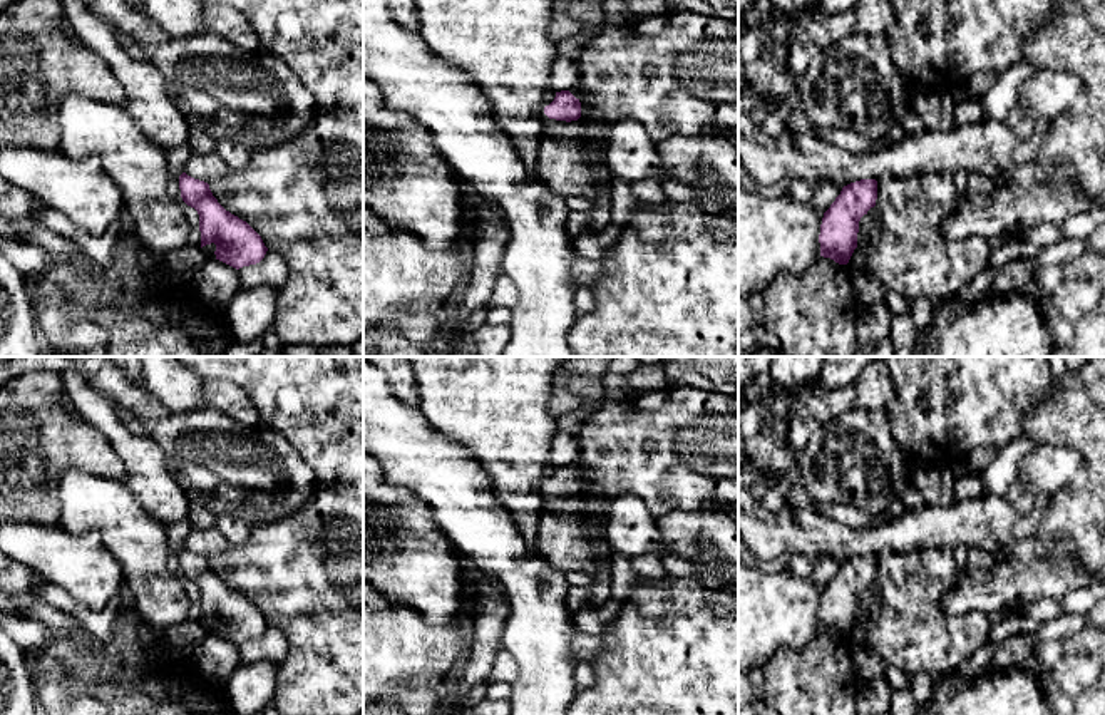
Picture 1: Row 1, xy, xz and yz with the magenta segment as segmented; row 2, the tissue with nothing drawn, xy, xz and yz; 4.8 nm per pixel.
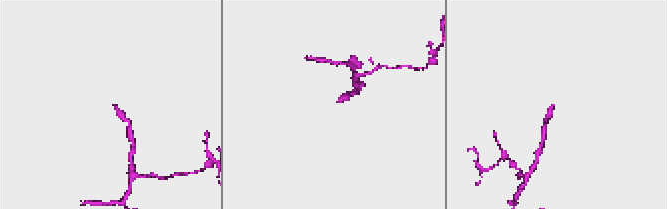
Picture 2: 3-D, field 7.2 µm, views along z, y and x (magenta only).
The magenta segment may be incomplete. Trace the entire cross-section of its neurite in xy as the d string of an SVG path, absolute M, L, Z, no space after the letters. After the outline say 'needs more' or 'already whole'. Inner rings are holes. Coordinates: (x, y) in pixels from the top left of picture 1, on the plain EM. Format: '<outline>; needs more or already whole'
M182 548L182 576L199 589L201 623L216 620L216 635L239 645L260 638L268 623L261 611L243 594L226 586L213 571L209 559Z; already whole

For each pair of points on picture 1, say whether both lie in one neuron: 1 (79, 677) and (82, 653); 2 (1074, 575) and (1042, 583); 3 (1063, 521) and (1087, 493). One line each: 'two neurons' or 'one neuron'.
1: one neuron
2: one neuron
3: one neuron

